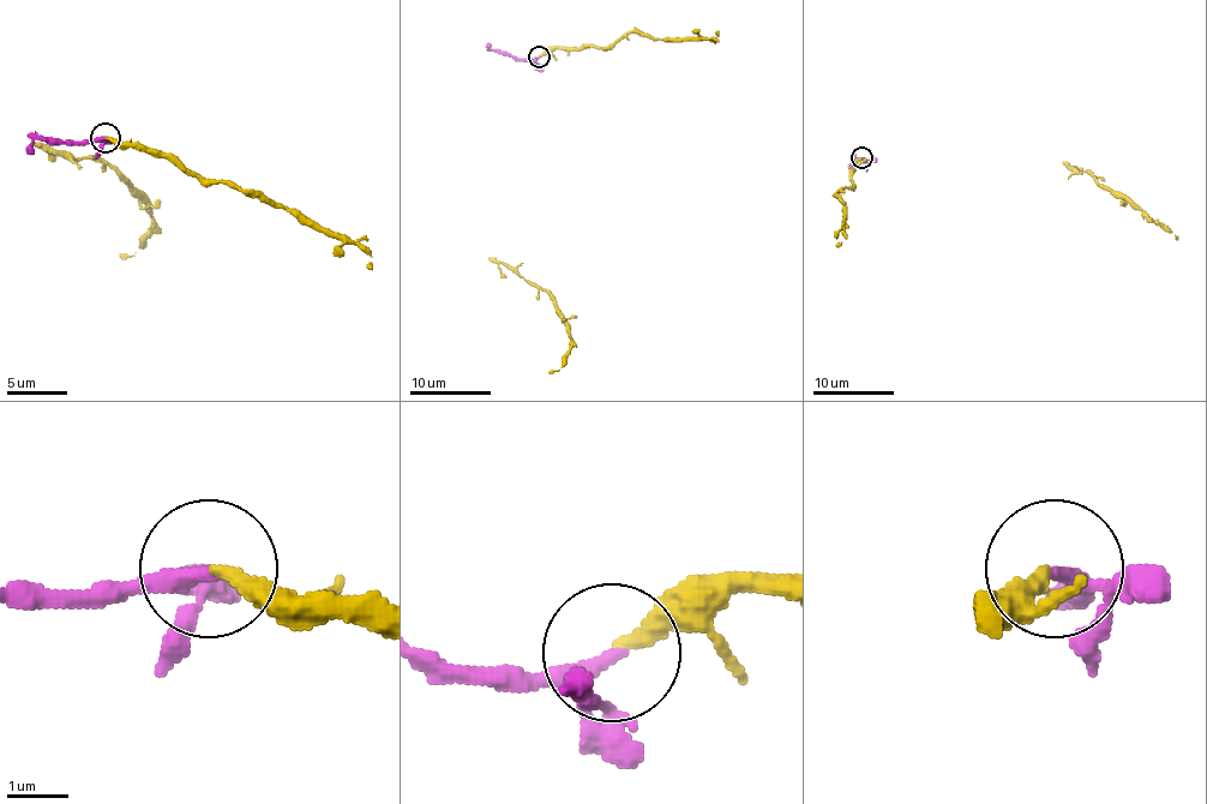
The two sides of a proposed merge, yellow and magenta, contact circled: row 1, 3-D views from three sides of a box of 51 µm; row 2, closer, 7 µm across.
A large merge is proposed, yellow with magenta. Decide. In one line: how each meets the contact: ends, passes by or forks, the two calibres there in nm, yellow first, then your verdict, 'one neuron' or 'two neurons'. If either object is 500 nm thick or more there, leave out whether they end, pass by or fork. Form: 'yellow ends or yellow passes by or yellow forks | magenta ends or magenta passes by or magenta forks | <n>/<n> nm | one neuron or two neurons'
yellow ends | magenta passes by | 260/220 nm | one neuron

